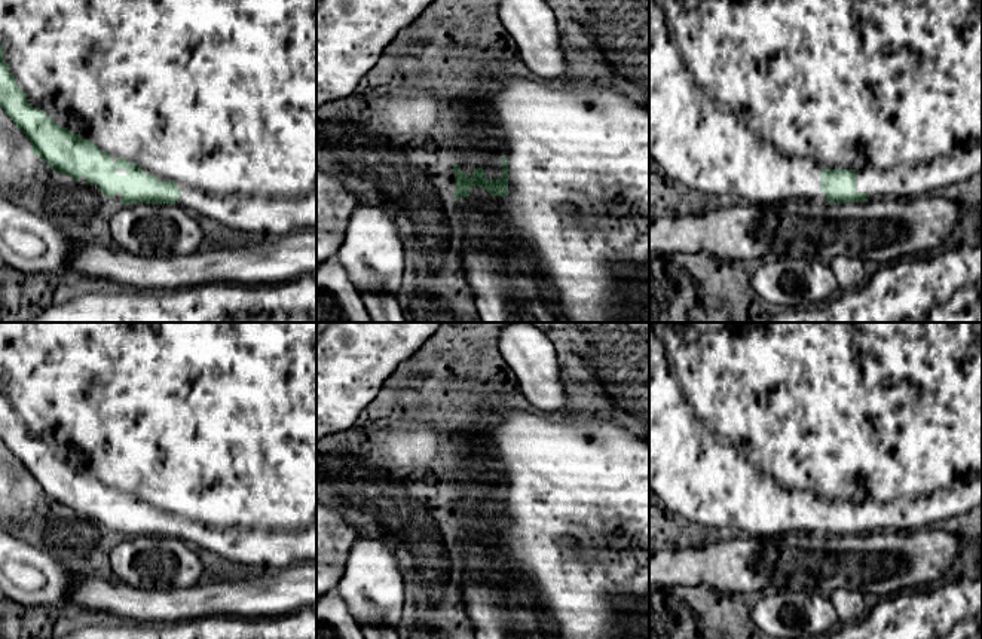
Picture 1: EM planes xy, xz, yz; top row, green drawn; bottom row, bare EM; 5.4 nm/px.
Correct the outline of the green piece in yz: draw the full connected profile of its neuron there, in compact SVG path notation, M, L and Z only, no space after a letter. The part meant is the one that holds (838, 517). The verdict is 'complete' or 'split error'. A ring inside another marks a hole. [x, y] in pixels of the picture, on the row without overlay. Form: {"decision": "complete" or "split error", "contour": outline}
{"decision": "split error", "contour": "M649 322L649 490L652 490L652 492L654 492L654 493L655 493L655 496L657 496L657 498L660 498L660 499L661 499L661 501L663 501L663 502L664 502L664 504L666 504L666 505L667 505L667 508L669 508L669 510L670 510L670 511L673 511L673 513L676 513L676 514L679 514L679 516L682 516L682 517L683 517L683 519L686 519L686 520L689 520L689 522L694 522L694 523L700 523L700 525L703 525L703 526L706 526L706 528L707 528L707 529L709 529L709 528L713 528L713 529L722 529L722 528L729 528L729 529L732 529L732 531L735 531L735 532L737 532L737 533L741 533L741 535L747 535L747 536L755 536L755 538L764 538L764 536L777 536L777 535L784 535L784 533L789 533L789 532L798 532L798 533L826 533L826 535L829 535L829 536L845 536L845 535L862 535L862 533L872 533L872 532L875 532L875 531L912 531L912 529L921 529L921 528L933 528L933 526L936 526L936 525L937 525L937 523L940 523L940 522L946 522L946 520L949 520L949 519L952 519L952 517L958 517L958 516L963 516L963 514L967 514L967 513L969 513L969 511L972 511L972 510L973 510L973 508L975 508L975 507L978 507L978 505L981 505L981 504L982 504L982 322Z"}

